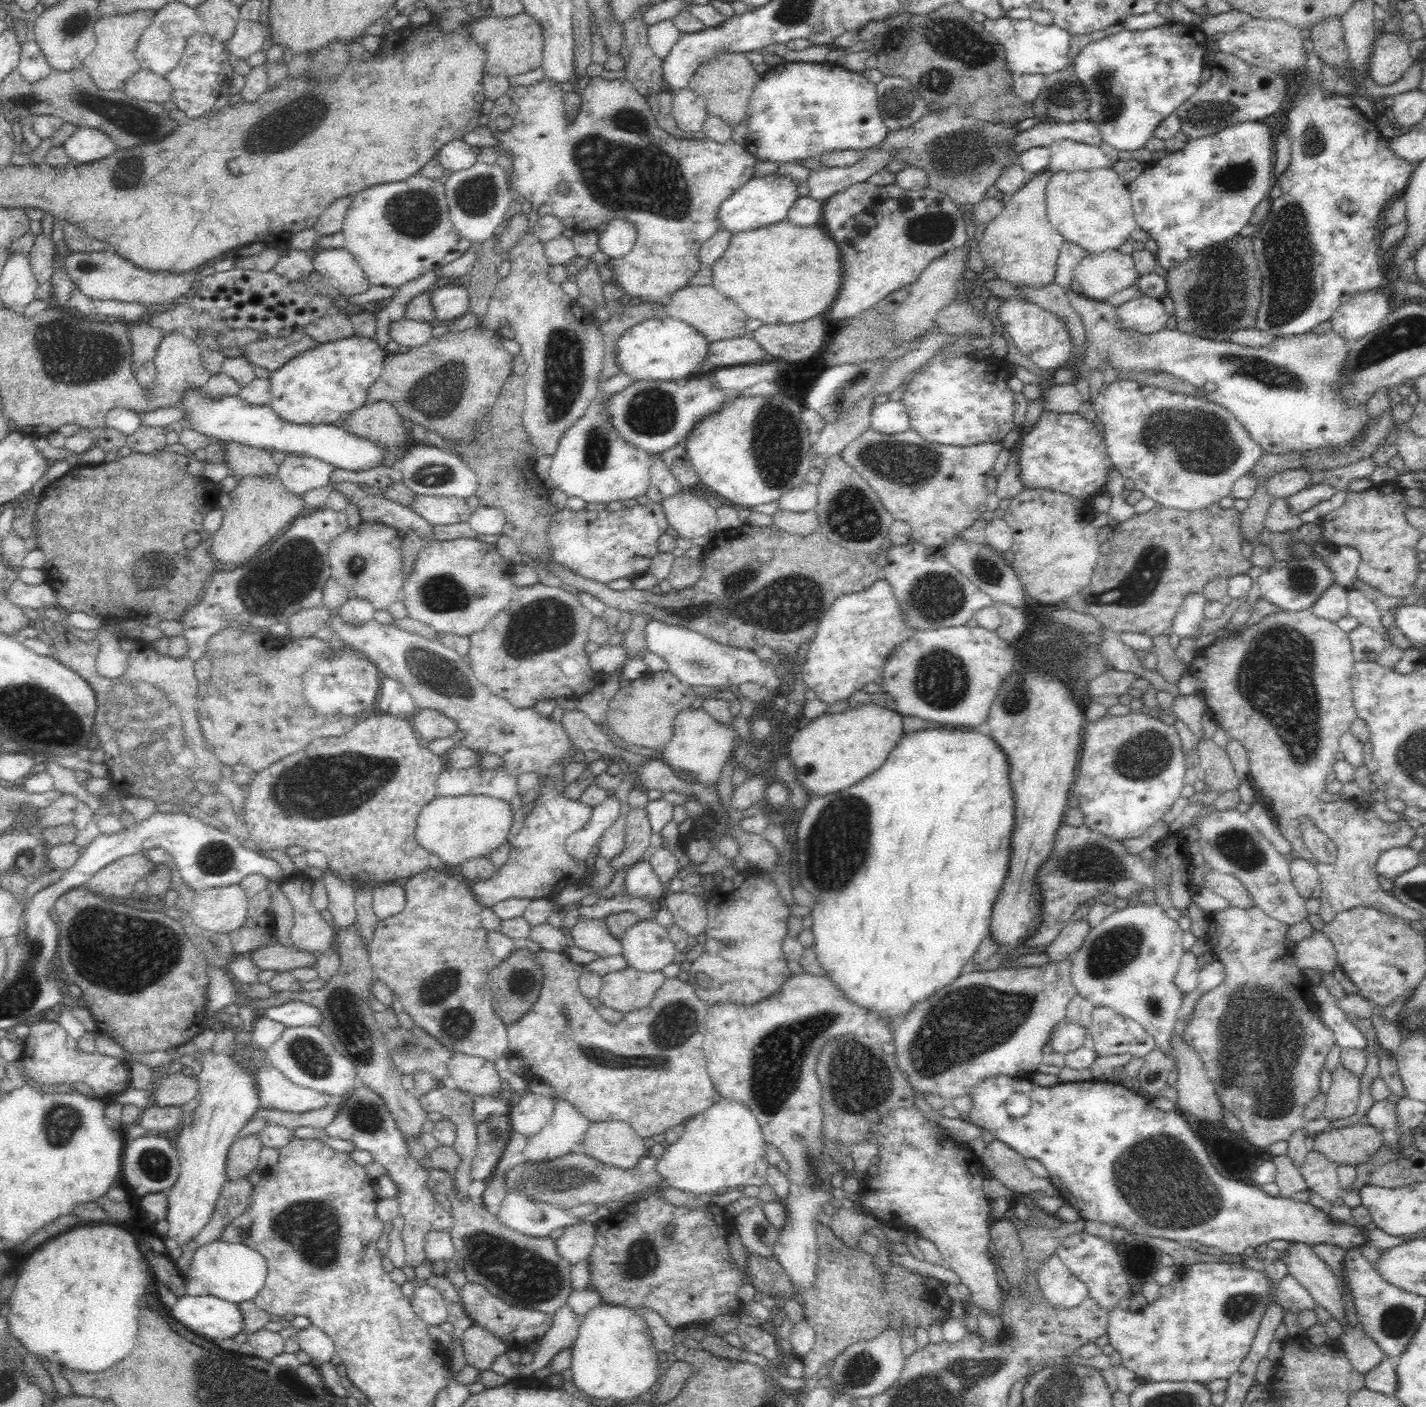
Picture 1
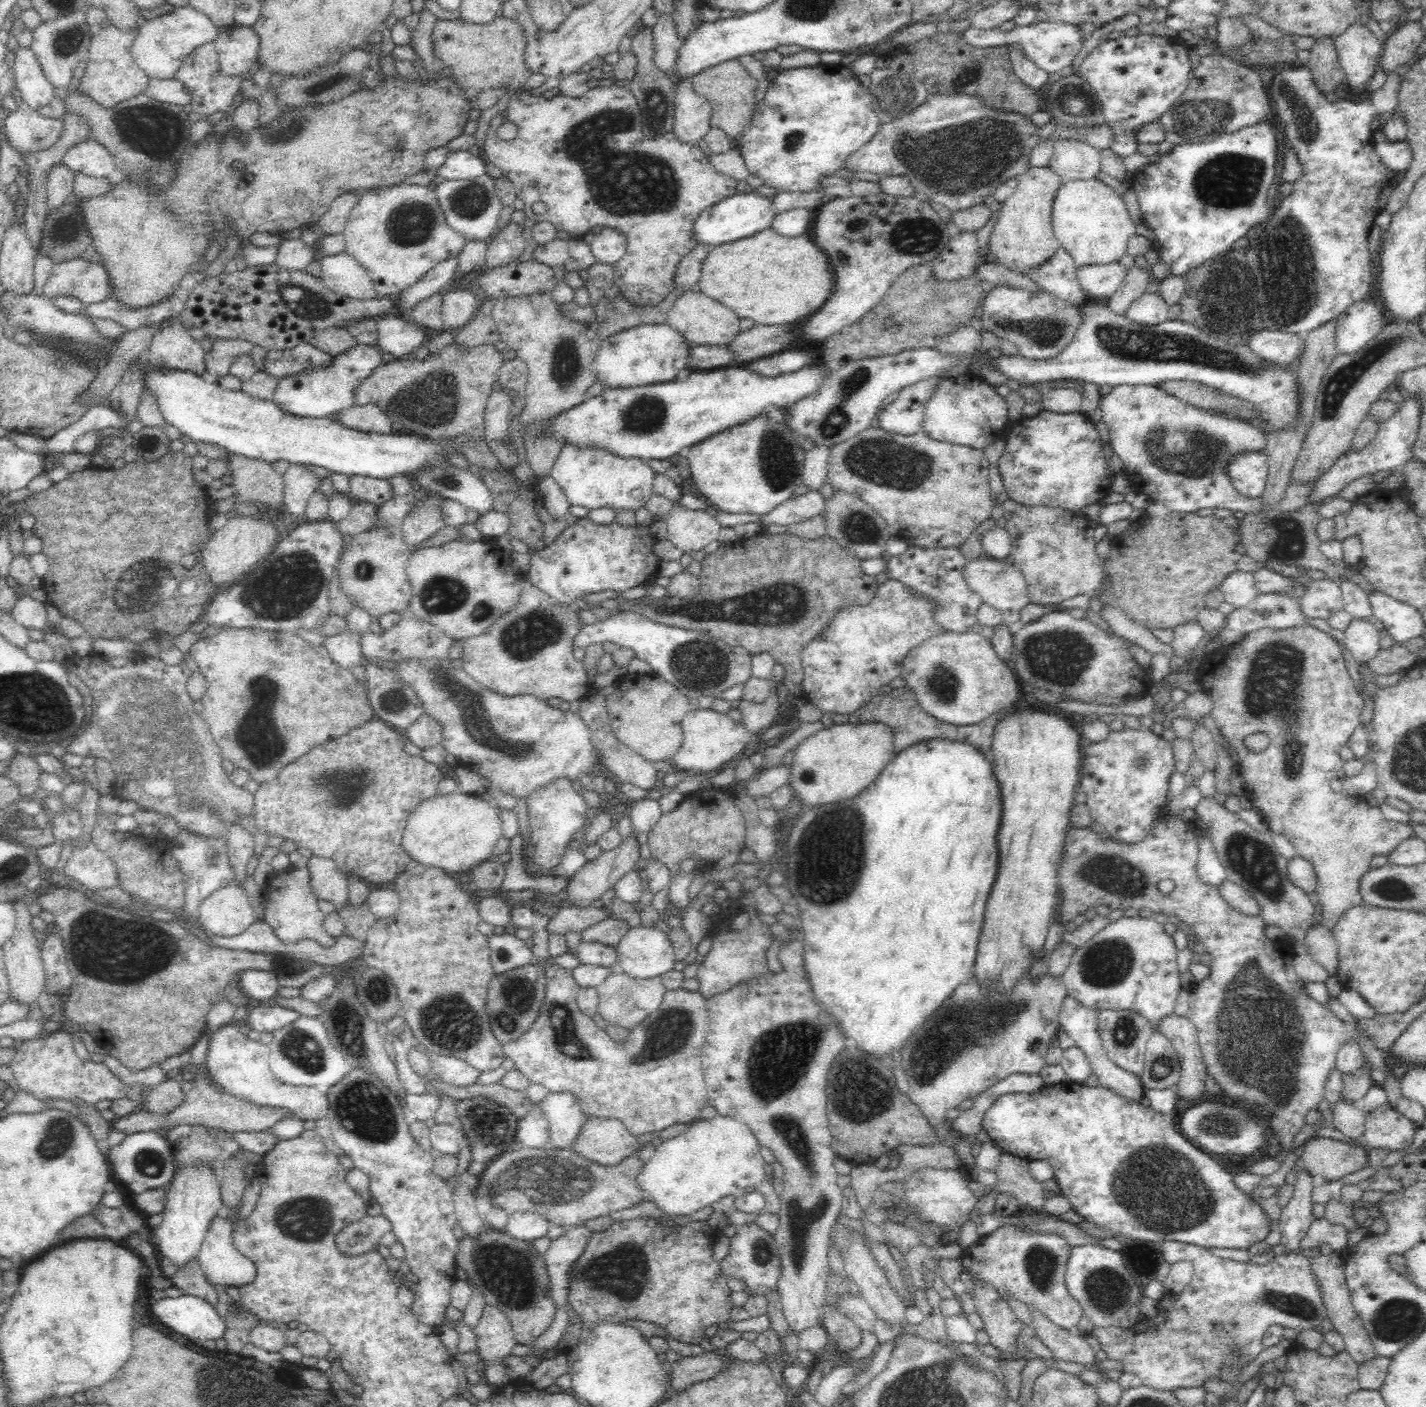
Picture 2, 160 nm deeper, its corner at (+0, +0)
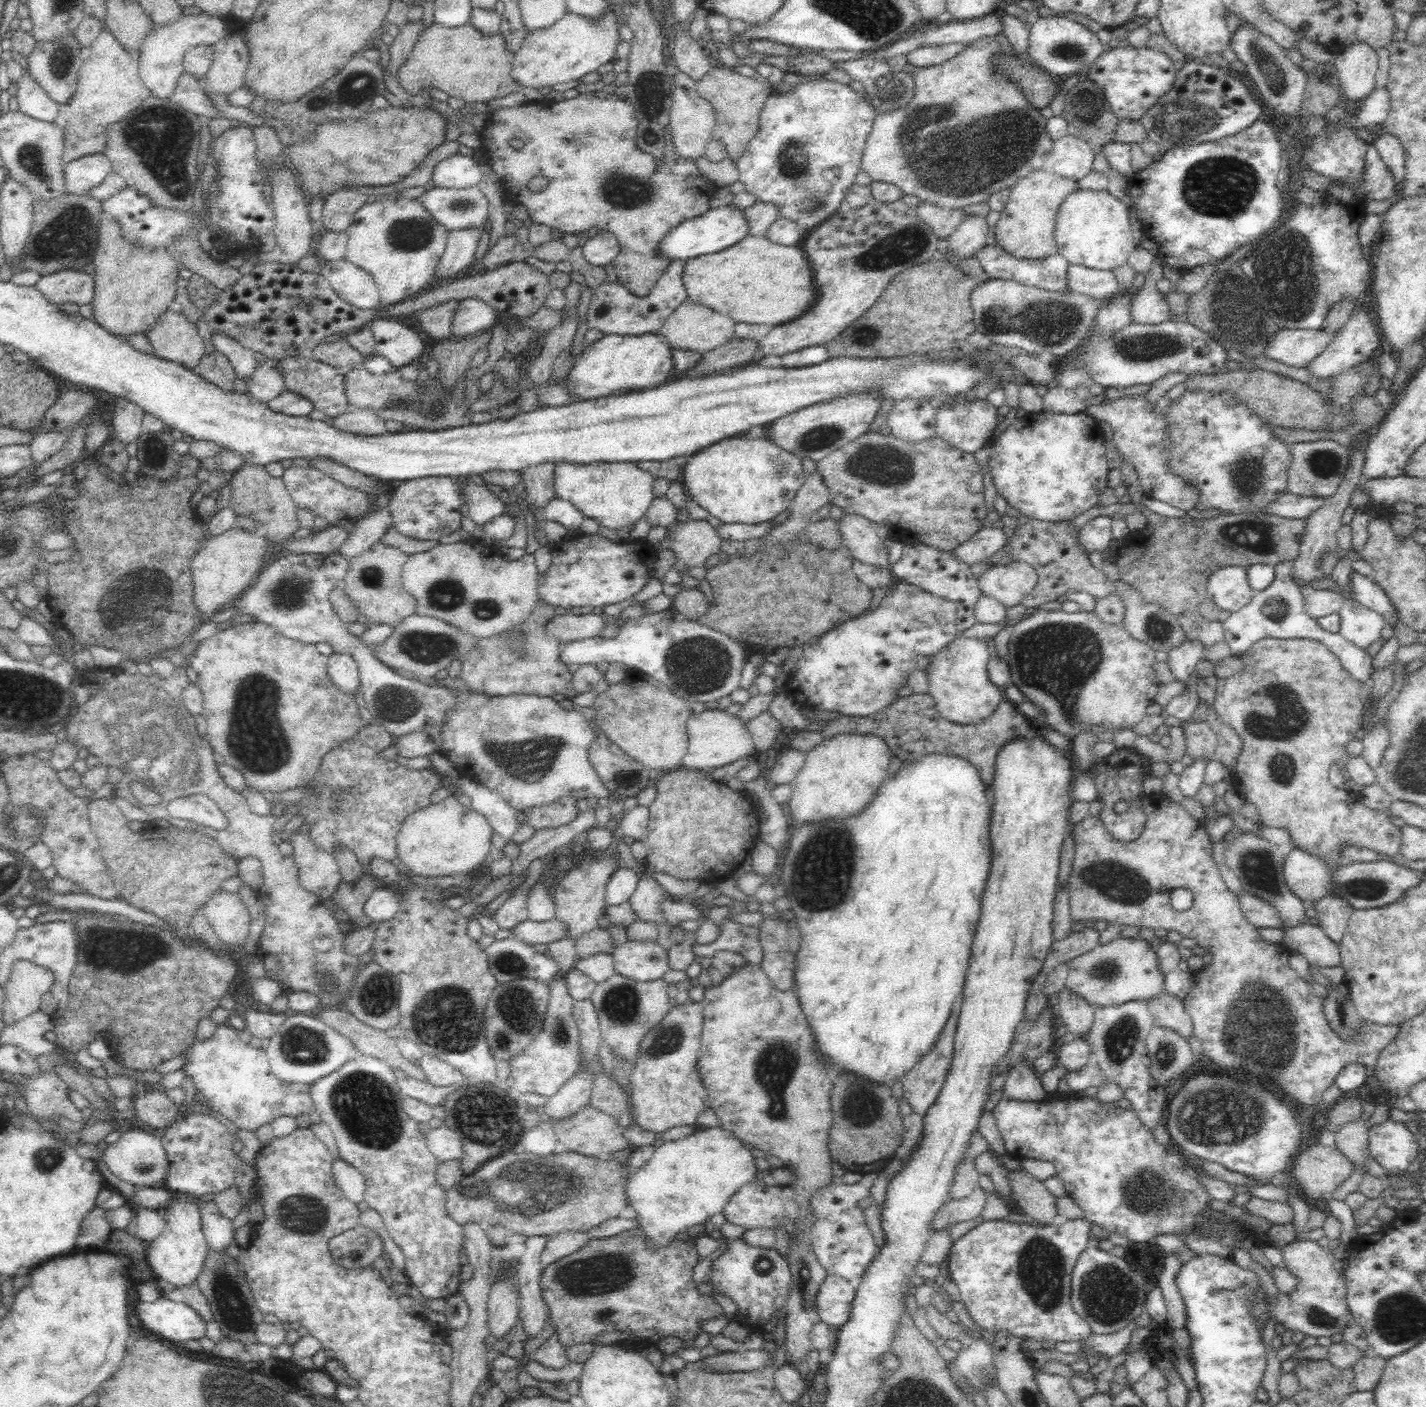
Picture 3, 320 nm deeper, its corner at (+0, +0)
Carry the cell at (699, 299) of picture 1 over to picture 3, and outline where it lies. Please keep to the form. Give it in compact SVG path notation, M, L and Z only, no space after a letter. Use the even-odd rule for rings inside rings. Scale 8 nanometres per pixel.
M685 301L670 315L666 322L657 330L672 349L682 349L700 354L714 350L729 340L734 339L735 322L730 316L712 311L696 303Z

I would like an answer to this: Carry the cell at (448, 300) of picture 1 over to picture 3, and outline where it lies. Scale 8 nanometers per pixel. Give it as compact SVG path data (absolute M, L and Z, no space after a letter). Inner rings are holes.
M466 298L459 302L451 324L451 338L468 338L490 331L499 324L500 316L495 308L478 298Z

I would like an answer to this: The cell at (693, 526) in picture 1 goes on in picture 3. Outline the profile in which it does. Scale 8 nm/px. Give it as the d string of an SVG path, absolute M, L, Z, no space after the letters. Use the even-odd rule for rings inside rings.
M707 521L679 522L669 548L686 568L704 567L706 560L720 552L720 537Z

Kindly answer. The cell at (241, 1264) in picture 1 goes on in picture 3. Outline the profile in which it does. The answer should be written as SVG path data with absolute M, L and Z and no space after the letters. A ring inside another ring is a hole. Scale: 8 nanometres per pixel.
M198 1197L198 1215L200 1215L200 1223L202 1223L203 1234L210 1249L214 1249L218 1252L224 1251L230 1242L235 1240L232 1221L230 1219L223 1218L214 1201L200 1201Z

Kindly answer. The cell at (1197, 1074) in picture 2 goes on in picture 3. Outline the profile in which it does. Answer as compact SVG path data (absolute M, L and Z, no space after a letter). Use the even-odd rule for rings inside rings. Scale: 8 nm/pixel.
M1164 990L1160 996L1150 998L1147 1004L1148 1016L1155 1026L1165 1026L1175 1030L1180 1036L1190 1038L1192 1019L1184 1008L1183 1001Z

